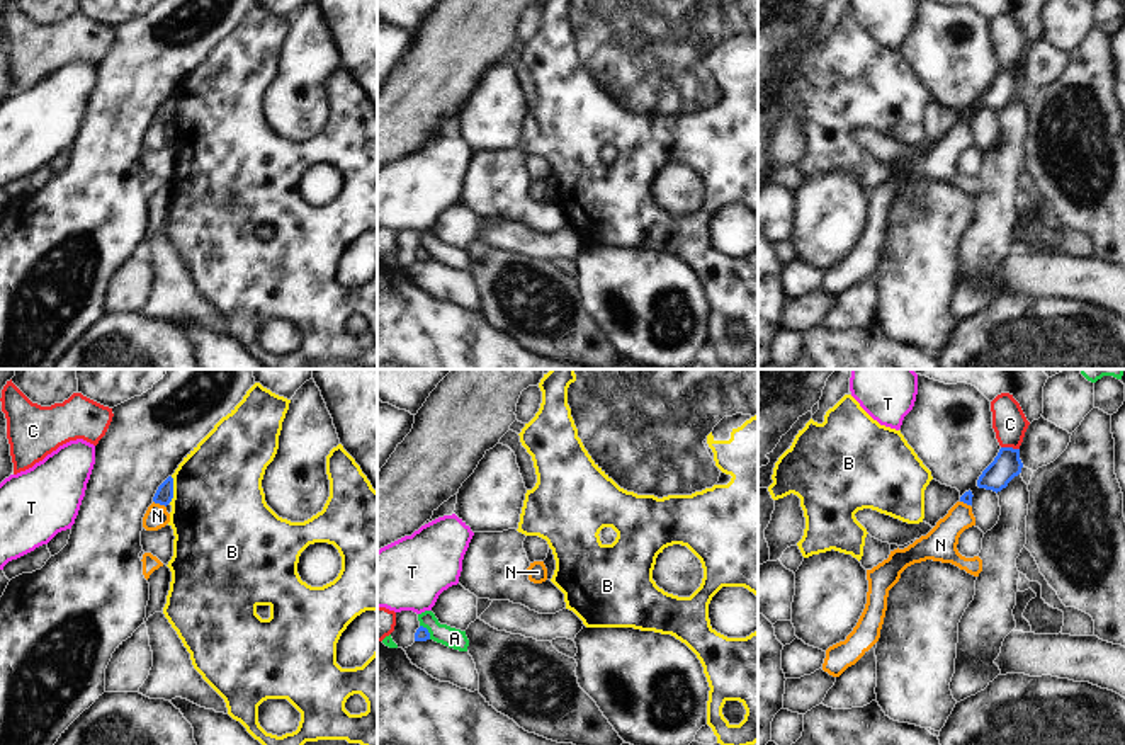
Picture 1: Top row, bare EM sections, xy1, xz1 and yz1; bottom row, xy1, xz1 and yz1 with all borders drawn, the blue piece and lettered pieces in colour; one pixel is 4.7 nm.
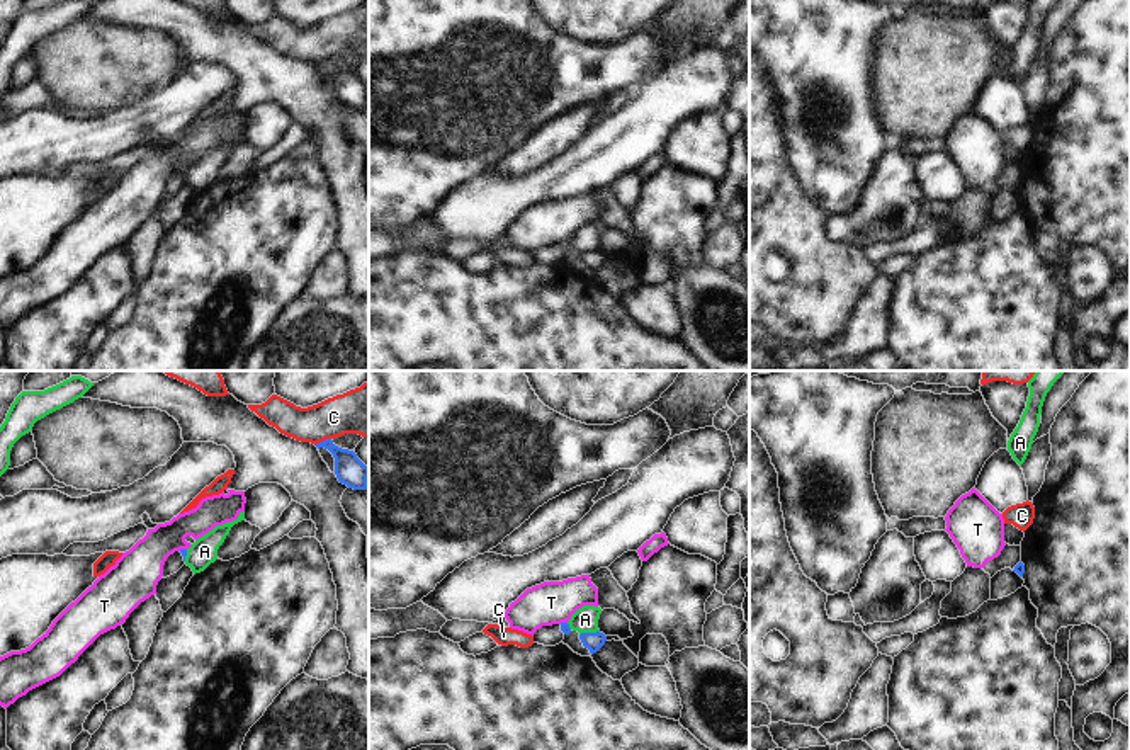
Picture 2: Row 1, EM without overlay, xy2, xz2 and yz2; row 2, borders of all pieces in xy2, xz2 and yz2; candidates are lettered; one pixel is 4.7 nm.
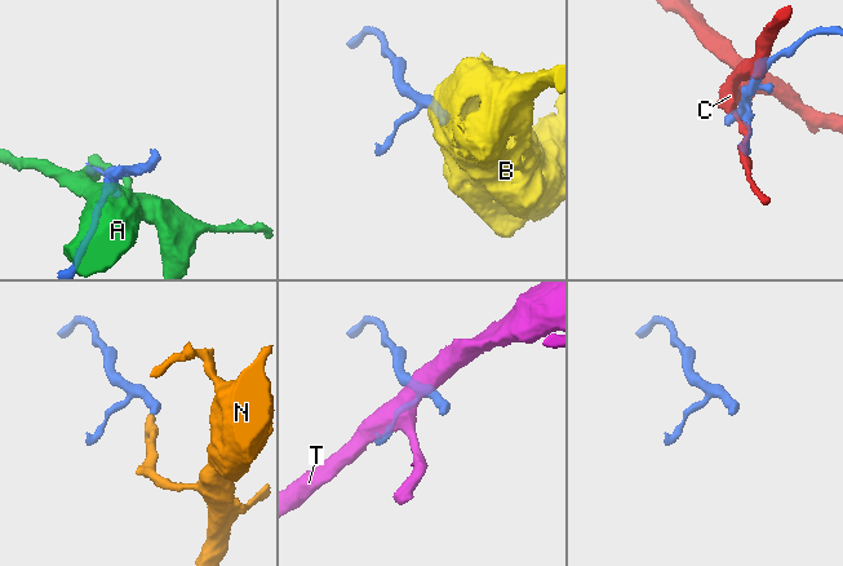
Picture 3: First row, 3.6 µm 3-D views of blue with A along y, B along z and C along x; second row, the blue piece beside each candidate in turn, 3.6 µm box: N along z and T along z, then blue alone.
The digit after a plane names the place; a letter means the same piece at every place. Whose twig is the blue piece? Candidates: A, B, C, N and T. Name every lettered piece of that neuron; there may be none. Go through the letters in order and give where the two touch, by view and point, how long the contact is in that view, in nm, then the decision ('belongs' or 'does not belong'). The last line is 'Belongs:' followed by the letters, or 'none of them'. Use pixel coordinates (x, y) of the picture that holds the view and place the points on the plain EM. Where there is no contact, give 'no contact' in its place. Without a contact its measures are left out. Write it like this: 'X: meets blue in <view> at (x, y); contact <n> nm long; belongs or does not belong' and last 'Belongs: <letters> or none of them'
A: meets blue in xz2 at (588, 252); contact 100 nm long; does not belong
B: meets blue in xy1 at (172, 109); contact 130 nm long; does not belong
C: meets blue in yz1 at (1010, 67); contact 90 nm long; does not belong
N: meets blue in xy1 at (160, 123); contact 70 nm long; belongs
T: meets blue in xy2 at (182, 169); contact 40 nm long; does not belong
Belongs: N

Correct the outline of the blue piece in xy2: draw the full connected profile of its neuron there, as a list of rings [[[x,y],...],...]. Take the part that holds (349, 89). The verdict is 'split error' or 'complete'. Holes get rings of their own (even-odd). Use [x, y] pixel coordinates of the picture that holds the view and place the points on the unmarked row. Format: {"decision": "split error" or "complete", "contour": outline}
{"decision": "complete", "contour": [[[331,58],[316,63],[316,66],[325,66],[333,73],[335,94],[340,102],[353,109],[367,109],[369,87],[353,70],[335,65]]]}

